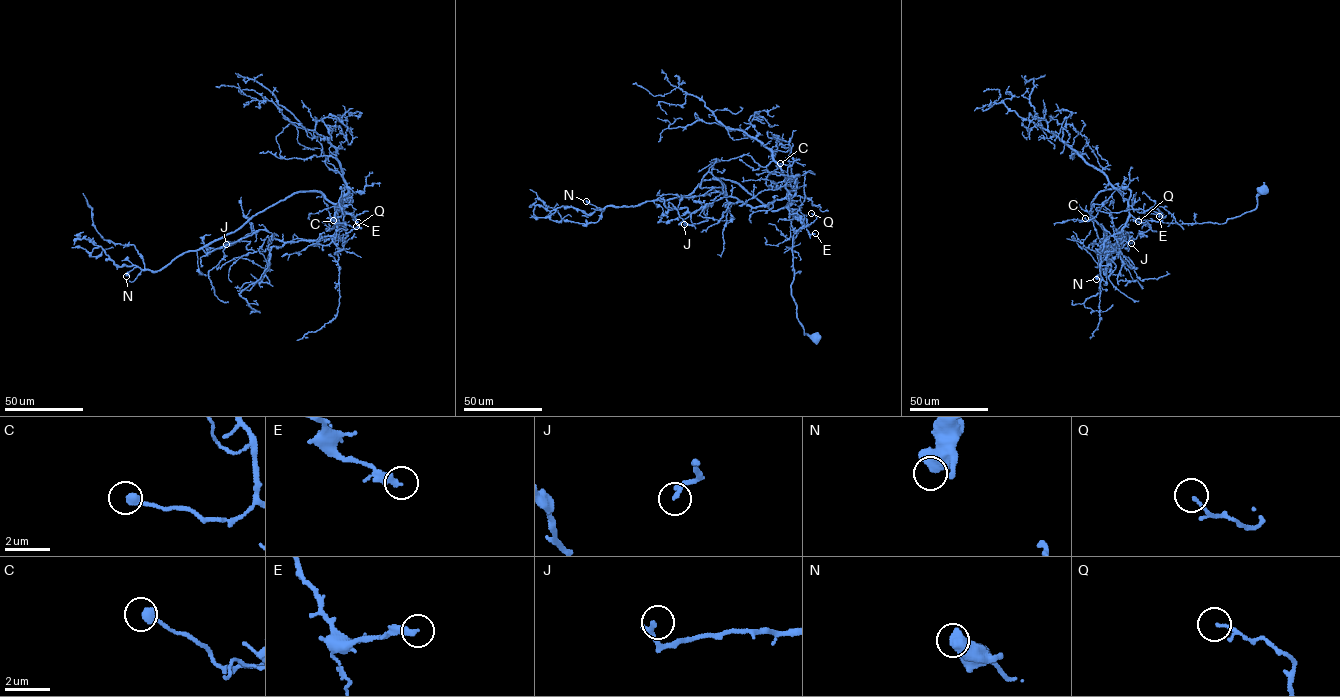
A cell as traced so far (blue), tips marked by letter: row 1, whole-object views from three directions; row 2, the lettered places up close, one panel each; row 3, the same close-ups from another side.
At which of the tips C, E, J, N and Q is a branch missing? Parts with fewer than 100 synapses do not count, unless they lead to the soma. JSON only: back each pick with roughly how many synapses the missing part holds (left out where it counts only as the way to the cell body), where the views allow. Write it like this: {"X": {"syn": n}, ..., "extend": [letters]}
{"extend": []}

